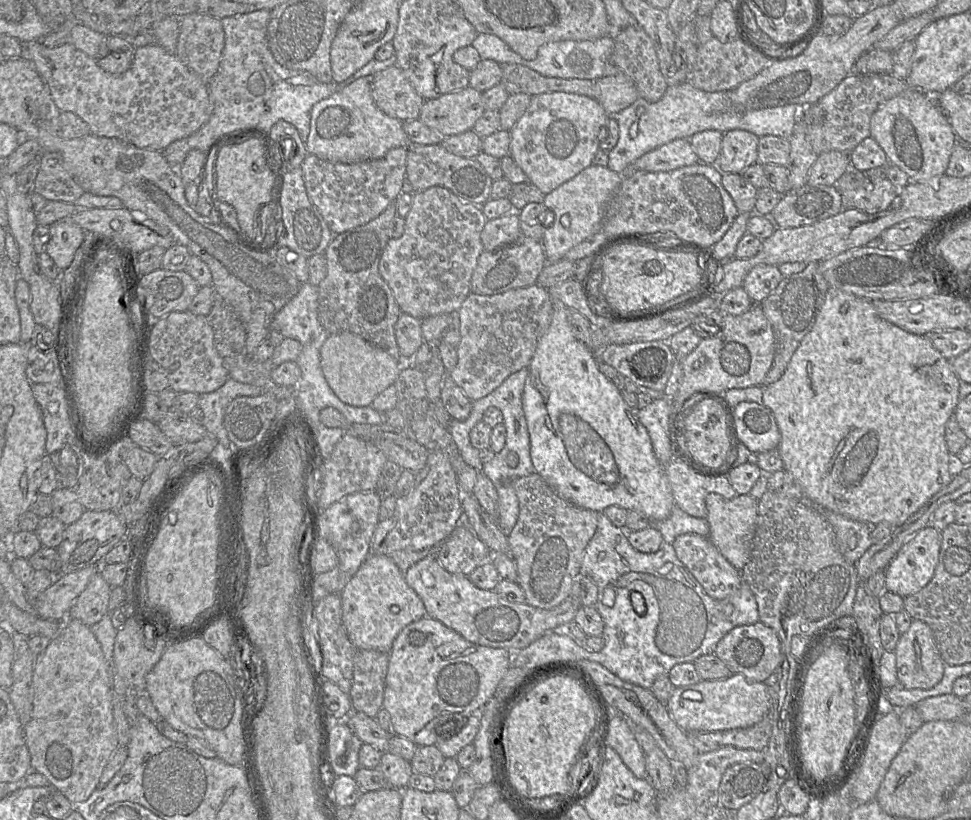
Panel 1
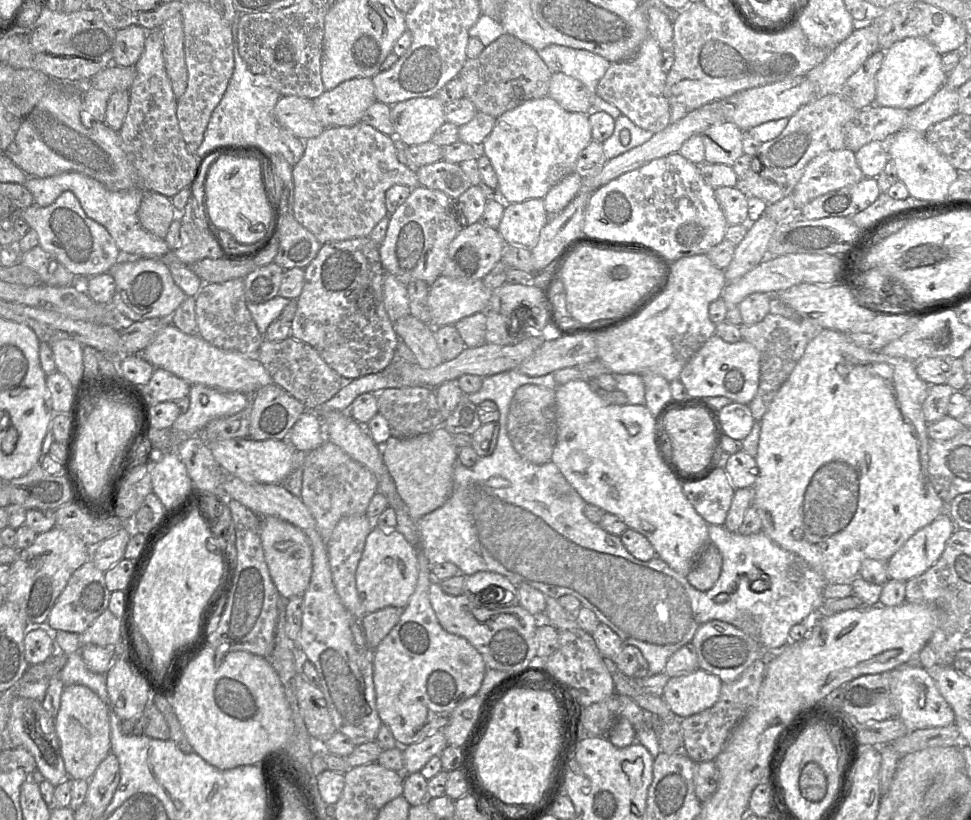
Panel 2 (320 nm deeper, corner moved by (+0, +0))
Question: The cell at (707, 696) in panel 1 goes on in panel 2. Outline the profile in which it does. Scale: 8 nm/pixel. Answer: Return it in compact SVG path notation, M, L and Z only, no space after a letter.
M700 668L668 679L663 700L679 718L686 718L712 707L719 699L721 679Z

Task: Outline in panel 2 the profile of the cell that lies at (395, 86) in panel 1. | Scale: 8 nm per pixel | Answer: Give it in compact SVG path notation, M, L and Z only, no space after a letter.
M353 78L313 99L313 108L324 128L353 126L375 101L372 79Z

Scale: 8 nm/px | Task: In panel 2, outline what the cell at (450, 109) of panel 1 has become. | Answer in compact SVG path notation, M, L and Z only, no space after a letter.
M436 97L412 98L391 106L395 137L407 146L430 142L445 122L445 104Z

